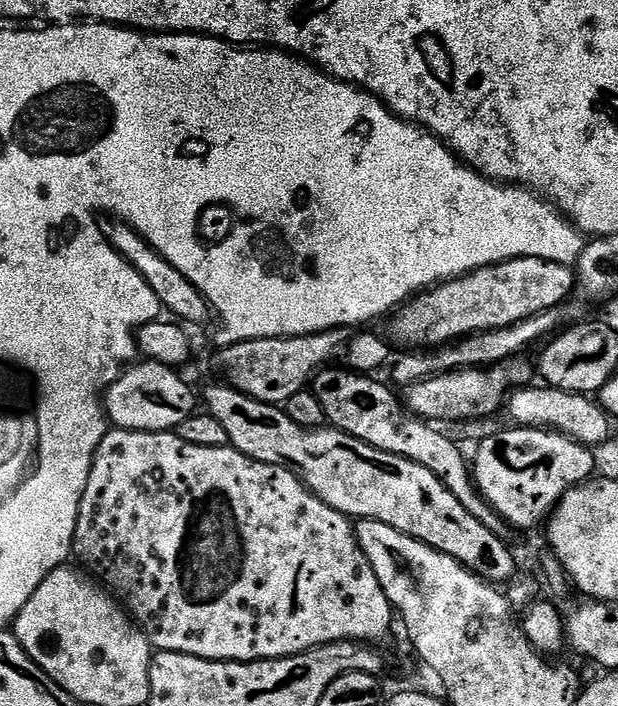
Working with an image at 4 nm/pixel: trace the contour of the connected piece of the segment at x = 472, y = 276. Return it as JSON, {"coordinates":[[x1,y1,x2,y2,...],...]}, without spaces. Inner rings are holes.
{"coordinates":[[538,258,492,264,489,268,467,272,457,280,446,280,399,305,398,311,391,317,391,339,396,339,404,350,431,350,451,346,465,336,493,332,496,328,506,328,528,316,557,308,569,299,567,296,576,287,575,271,566,264,555,264]]}

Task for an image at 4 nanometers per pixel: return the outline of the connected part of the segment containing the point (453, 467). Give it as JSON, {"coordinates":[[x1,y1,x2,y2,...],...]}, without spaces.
{"coordinates":[[325,367,317,372,310,390,322,402,324,419,339,432,350,434,378,450,386,450,390,454,398,454,407,460,413,461,430,470,456,498,458,502,482,526,501,538,504,543,511,543,515,531,506,523,505,519,497,514,483,496,476,491,476,485,471,477,469,461,465,460,463,449,439,433,433,431,429,421,424,421,408,411,403,401,395,396,384,384,379,384,376,378,368,374,349,372,343,367]]}

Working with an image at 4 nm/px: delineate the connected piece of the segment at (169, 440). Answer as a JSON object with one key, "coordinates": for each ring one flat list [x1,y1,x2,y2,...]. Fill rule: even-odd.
{"coordinates":[[113,427,102,438,102,442,96,451,96,457,92,463,90,470,90,478,86,482,86,490,82,494,82,502,78,510,78,522,74,530,74,538,72,539,72,551,75,559,80,559,85,564,83,567,109,593,114,594,115,599,126,609,129,616,138,625,141,632,148,638,148,643,153,649,161,652,181,652,182,654,190,654,197,656,203,660,223,660,225,662,247,662,249,660,280,660,284,656,296,656,299,652,309,652,311,648,320,648,324,644,336,644,340,640,351,640,353,642,376,642,372,640,380,640,392,628,392,620,394,624,394,609,392,603,386,598,386,590,382,590,382,586,378,582,378,574,374,574,374,566,370,566,370,562,366,558,366,554,362,554,362,550,358,546,358,538,356,537,356,529,353,521,347,516,343,516,338,510,334,510,330,506,326,506,326,502,318,499,305,486,300,479,294,474,290,474,290,470,286,470,282,466,270,466,266,462,258,462,251,460,246,454,242,454,234,447,215,448,214,446,190,446,190,442,182,442,182,438,176,435,175,431,171,432,135,432,134,430,126,430,125,428]]}

